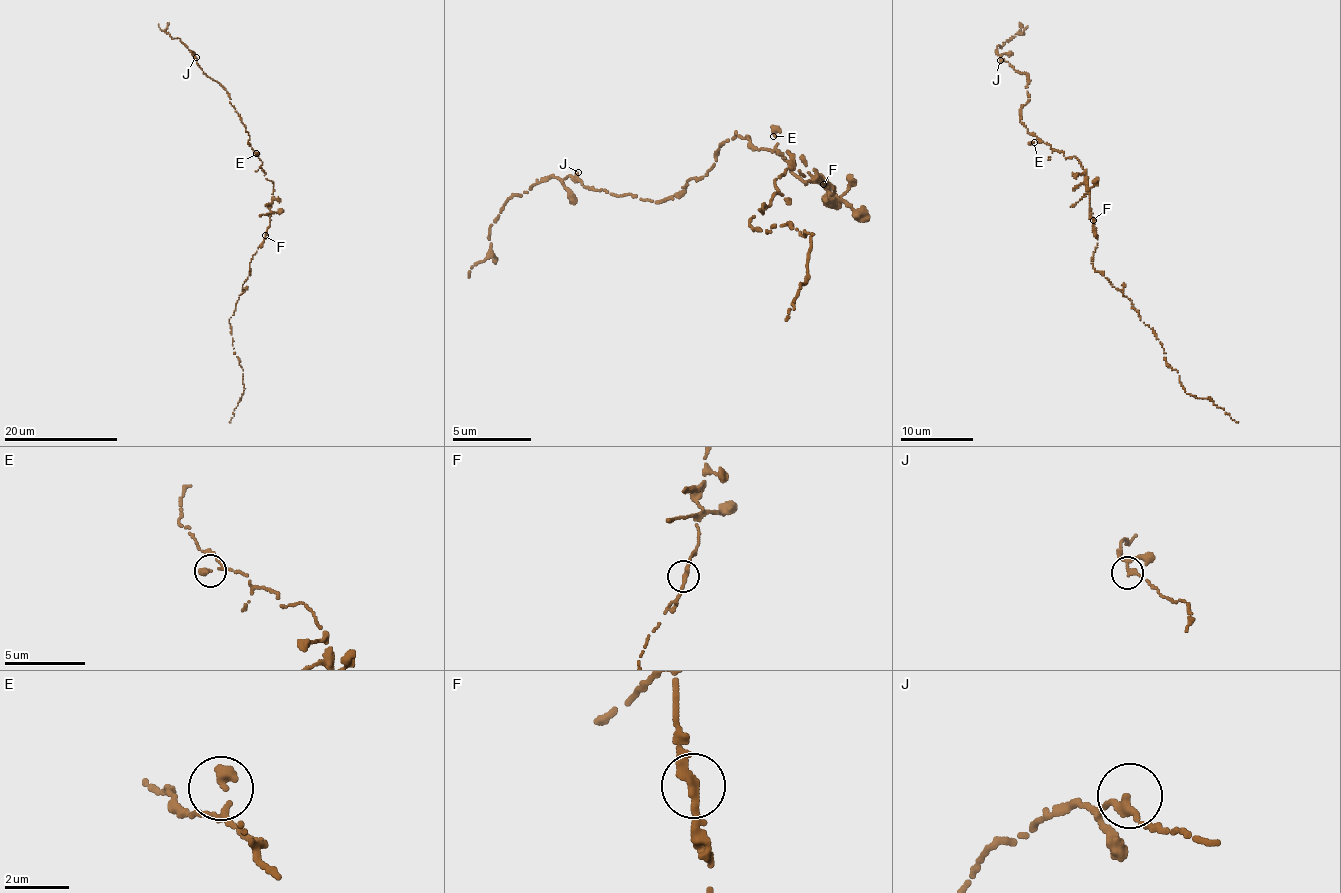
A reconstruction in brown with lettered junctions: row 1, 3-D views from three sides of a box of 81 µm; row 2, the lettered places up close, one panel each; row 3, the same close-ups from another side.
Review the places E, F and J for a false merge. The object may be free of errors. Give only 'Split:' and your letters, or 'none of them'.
Split: none of them

